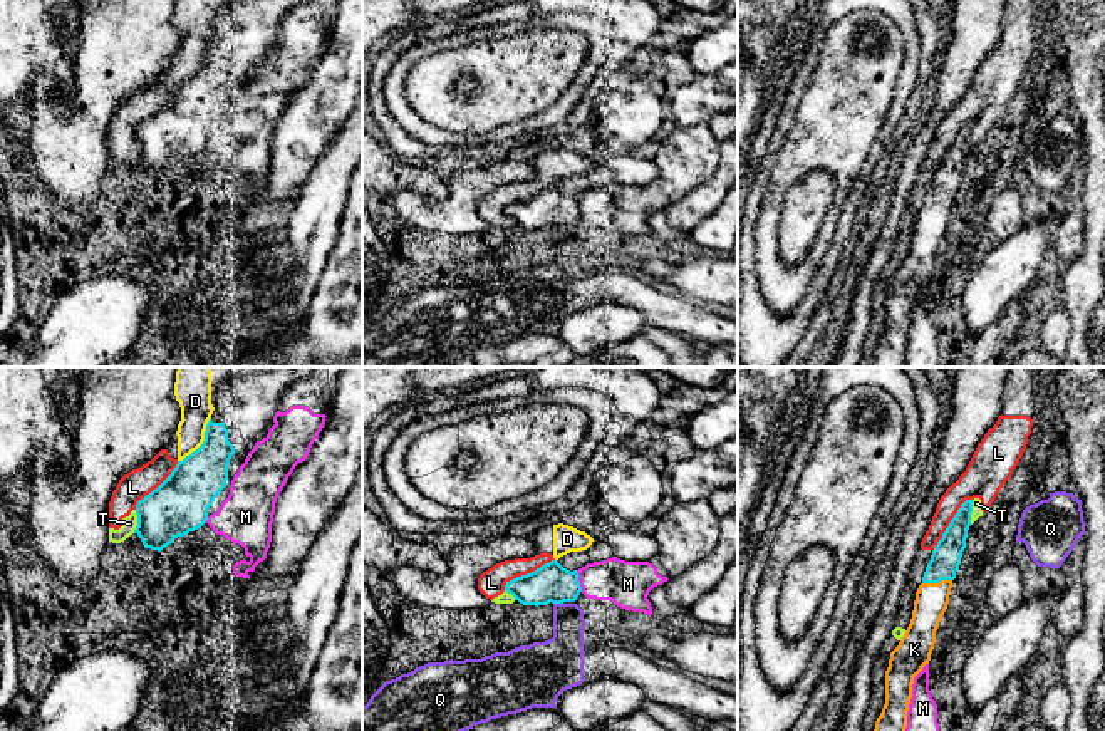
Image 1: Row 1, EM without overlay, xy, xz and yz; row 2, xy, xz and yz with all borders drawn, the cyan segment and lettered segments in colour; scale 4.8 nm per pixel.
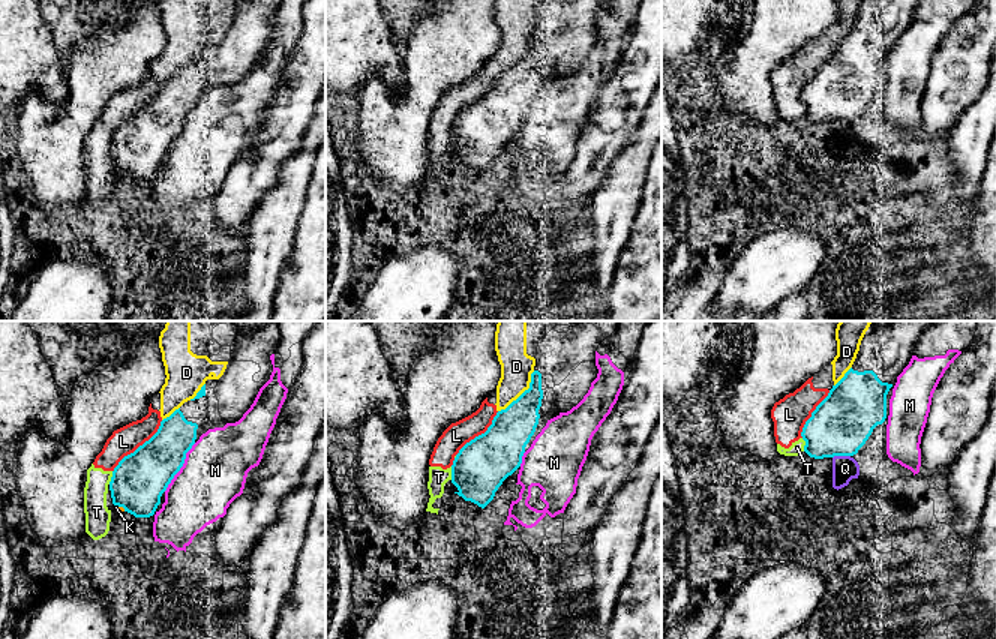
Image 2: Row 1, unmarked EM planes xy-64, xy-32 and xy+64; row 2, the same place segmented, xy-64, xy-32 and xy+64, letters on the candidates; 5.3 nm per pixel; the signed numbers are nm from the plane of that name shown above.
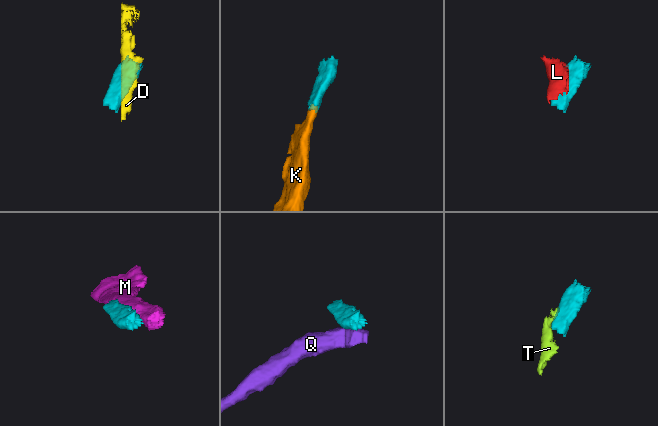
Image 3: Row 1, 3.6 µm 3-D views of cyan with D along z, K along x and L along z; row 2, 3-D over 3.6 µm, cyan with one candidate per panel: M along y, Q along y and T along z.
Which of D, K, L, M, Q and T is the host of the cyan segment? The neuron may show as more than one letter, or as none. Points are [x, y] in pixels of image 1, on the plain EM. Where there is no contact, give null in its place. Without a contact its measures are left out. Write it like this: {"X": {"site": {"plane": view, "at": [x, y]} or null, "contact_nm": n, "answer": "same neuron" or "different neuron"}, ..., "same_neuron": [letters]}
{"D": {"site": {"plane": "xy", "at": [203, 67]}, "contact_nm": 260, "answer": "different neuron"}, "K": {"site": {"plane": "yz", "at": [936, 207]}, "contact_nm": 150, "answer": "same neuron"}, "L": {"site": {"plane": "yz", "at": [949, 148]}, "contact_nm": 320, "answer": "different neuron"}, "M": {"site": {"plane": "xz", "at": [577, 205]}, "contact_nm": 110, "answer": "different neuron"}, "Q": {"site": {"plane": "xz", "at": [559, 227]}, "contact_nm": 50, "answer": "different neuron"}, "T": {"site": {"plane": "yz", "at": [971, 136]}, "contact_nm": 120, "answer": "different neuron"}, "same_neuron": ["K"]}

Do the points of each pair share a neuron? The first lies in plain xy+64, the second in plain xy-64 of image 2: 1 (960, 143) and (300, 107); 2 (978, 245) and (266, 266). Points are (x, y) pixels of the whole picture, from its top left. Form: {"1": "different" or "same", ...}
{"1": "different", "2": "different"}

